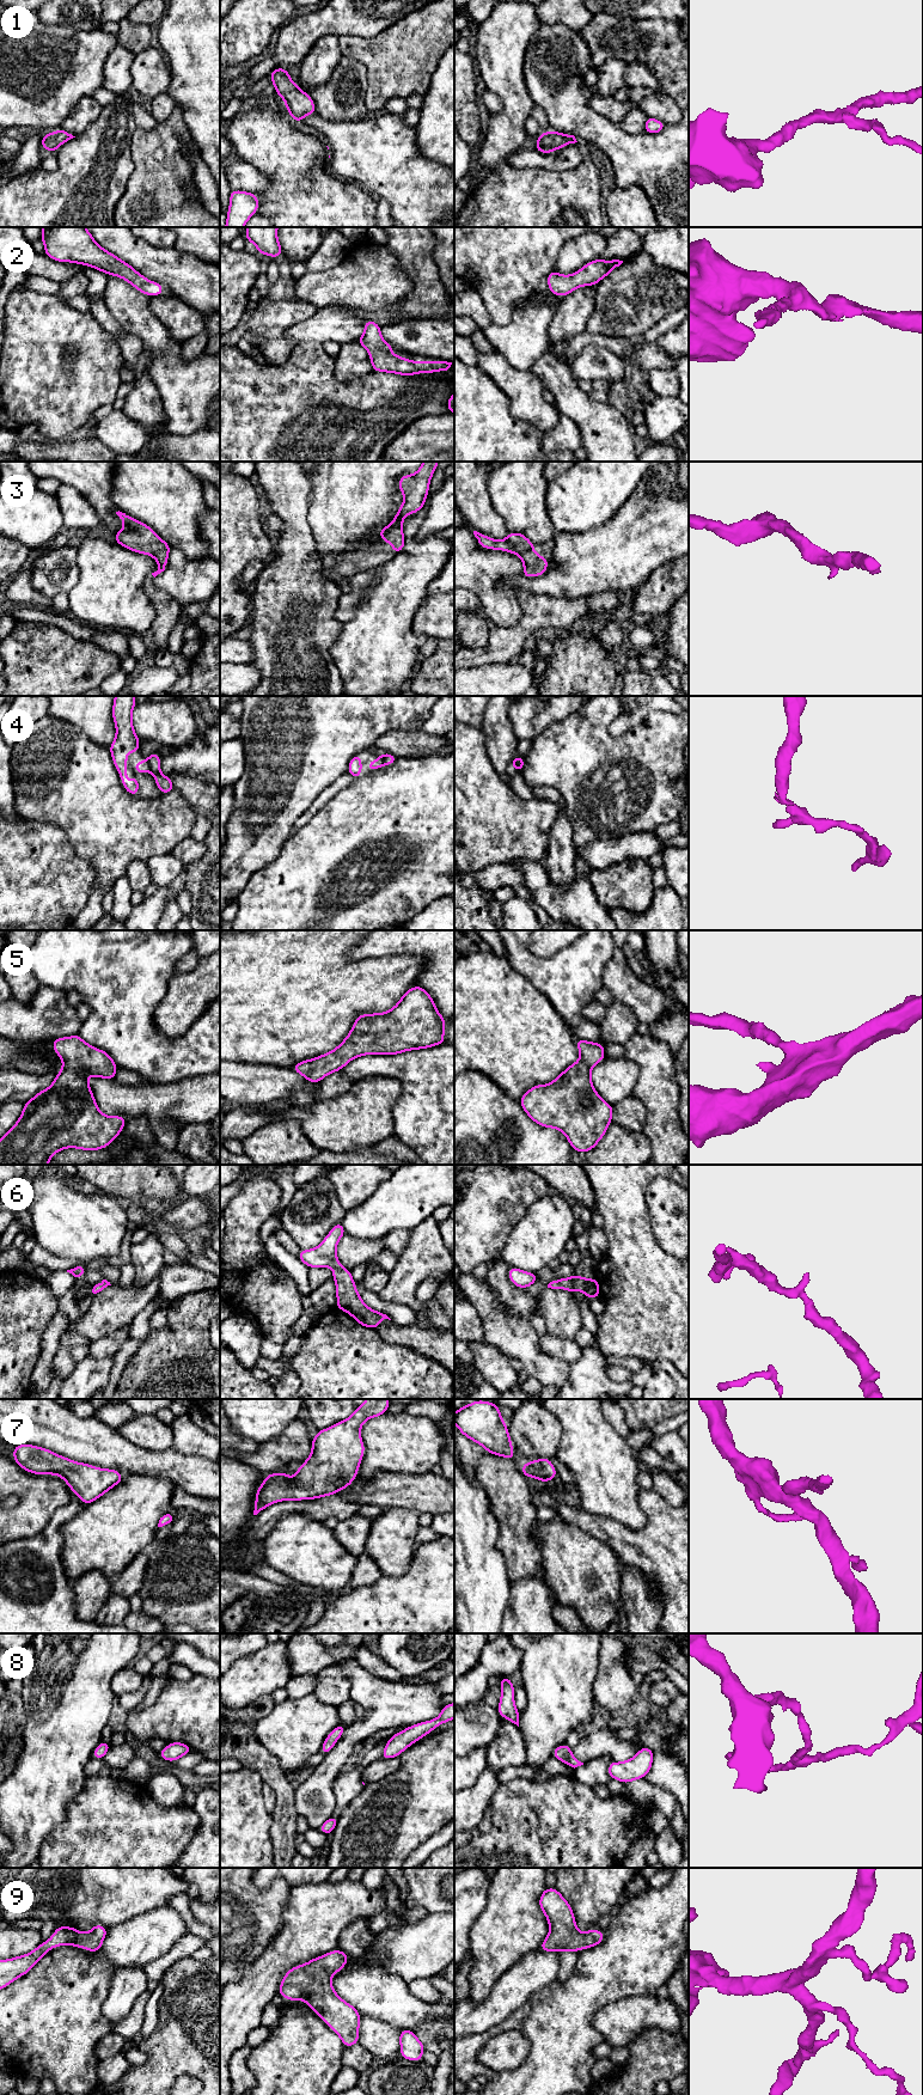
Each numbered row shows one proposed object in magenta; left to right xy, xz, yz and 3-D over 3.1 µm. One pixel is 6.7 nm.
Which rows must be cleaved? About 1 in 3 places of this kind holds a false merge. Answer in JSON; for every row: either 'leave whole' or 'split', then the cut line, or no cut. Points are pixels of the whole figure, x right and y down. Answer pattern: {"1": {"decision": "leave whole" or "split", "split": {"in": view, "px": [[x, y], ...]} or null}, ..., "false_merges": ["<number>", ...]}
{"1": {"decision": "leave whole", "split": null}, "2": {"decision": "leave whole", "split": null}, "3": {"decision": "split", "split": {"in": "xz", "px": [[401, 526], [392, 526], [381, 538]]}}, "4": {"decision": "split", "split": {"in": "xy", "px": [[146, 759], [151, 770]]}}, "5": {"decision": "leave whole", "split": null}, "6": {"decision": "leave whole", "split": null}, "7": {"decision": "leave whole", "split": null}, "8": {"decision": "leave whole", "split": null}, "9": {"decision": "leave whole", "split": null}, "false_merges": ["3", "4"]}

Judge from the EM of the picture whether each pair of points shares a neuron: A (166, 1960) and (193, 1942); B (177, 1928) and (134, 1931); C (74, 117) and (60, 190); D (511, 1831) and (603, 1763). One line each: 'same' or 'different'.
A: same
B: same
C: different
D: different

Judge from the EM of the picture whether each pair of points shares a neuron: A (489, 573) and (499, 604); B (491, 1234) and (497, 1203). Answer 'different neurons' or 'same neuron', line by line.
A: same neuron
B: same neuron

